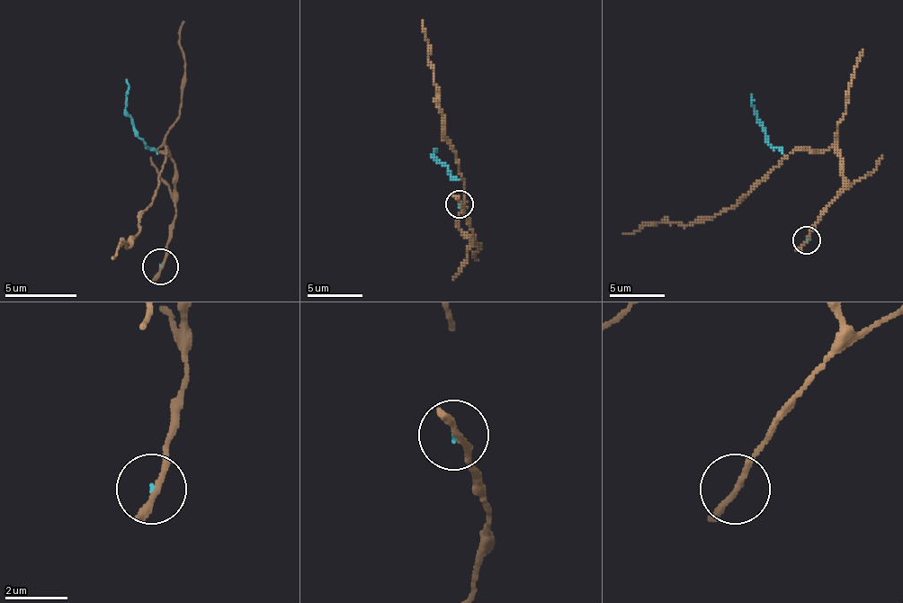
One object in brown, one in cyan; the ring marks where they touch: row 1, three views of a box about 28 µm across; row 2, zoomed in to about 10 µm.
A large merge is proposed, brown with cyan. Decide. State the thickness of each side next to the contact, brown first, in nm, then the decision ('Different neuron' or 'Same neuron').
Thickness 260 nm (brown) against 50 nm. Different neuron

